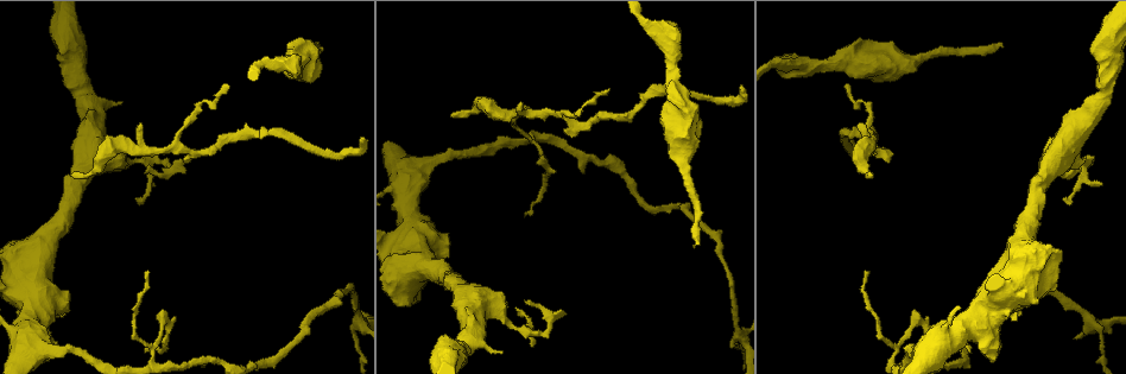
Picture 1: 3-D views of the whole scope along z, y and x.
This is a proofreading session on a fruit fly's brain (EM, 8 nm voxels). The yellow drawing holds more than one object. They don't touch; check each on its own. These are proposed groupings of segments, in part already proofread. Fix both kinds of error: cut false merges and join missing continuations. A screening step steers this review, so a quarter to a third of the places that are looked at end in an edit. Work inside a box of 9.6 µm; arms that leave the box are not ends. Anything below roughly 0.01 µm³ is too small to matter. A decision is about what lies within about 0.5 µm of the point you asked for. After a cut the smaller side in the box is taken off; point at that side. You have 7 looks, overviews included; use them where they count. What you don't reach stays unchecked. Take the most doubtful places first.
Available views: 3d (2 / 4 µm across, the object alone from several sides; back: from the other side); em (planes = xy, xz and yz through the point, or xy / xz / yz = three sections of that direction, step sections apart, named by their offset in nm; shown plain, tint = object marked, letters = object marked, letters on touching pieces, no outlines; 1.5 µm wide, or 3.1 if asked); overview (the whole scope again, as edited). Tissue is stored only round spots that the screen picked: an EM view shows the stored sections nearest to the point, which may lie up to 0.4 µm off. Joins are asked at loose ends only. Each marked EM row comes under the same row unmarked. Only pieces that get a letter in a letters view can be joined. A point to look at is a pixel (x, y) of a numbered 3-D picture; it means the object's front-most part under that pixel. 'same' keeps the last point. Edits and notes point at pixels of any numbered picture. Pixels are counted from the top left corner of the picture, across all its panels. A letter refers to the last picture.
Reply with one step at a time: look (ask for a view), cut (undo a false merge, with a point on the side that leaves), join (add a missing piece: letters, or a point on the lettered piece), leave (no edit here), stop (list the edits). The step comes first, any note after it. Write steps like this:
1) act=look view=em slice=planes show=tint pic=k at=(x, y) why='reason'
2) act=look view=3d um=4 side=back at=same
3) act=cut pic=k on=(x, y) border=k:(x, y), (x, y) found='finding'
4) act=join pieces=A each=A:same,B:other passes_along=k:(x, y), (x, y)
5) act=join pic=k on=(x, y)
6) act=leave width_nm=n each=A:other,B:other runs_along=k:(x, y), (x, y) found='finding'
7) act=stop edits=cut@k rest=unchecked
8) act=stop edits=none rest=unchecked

act=look view=em slice=xy step=4 show=letters pic=1 at=(692, 246) why='end of a long branch'

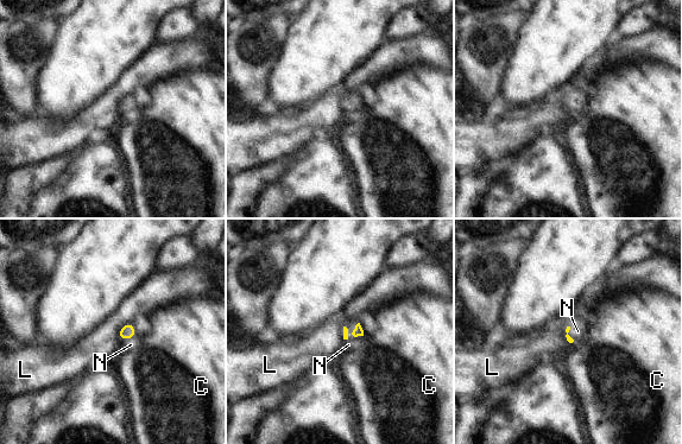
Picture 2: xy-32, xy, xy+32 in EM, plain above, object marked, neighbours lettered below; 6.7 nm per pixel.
act=join pieces=N each=C:other,L:other,N:same passes_along=2:(358, 331), (353, 332), (348, 344) found='it goes on there'

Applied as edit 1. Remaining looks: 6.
act=look view=overview

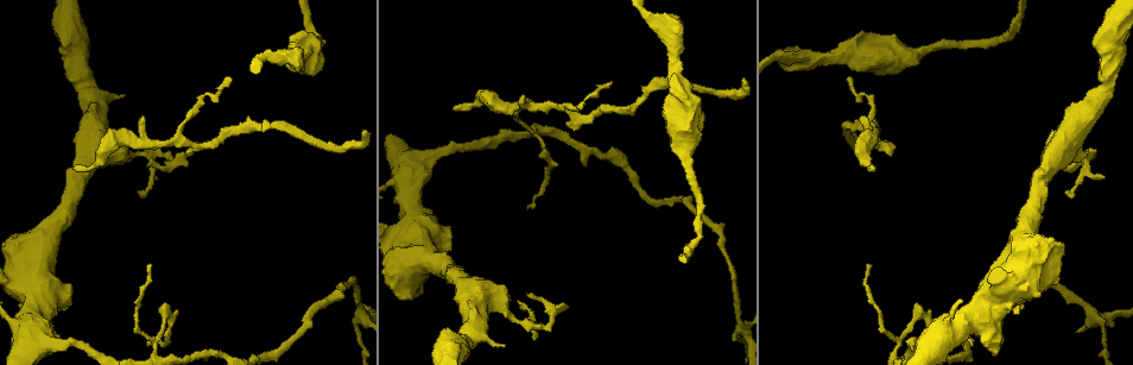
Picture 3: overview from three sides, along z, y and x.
act=look view=em slice=yz step=4 show=letters pic=3 at=(525, 95) why='an open end'

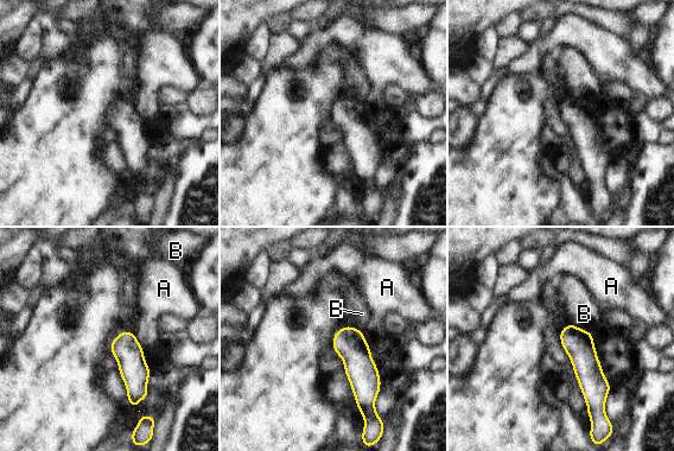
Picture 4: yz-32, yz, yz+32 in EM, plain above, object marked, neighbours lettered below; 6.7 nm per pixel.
act=look view=em slice=planes show=letters at=same

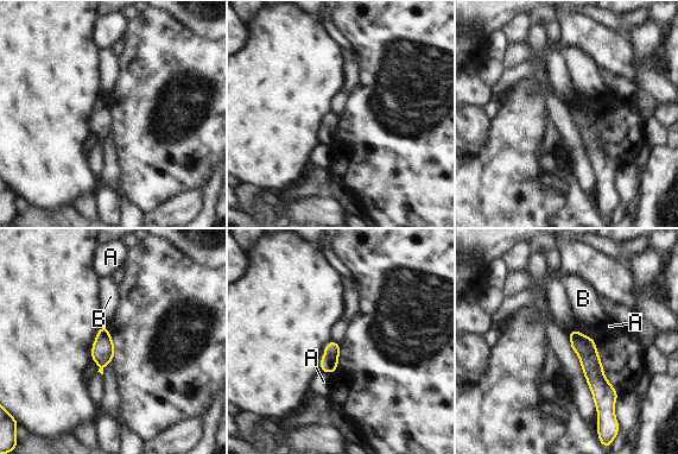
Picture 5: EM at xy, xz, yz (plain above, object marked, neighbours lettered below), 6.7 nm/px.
act=leave each=A:other,B:other border=5:(103, 325), (107, 328) found='no lettered piece goes on from it'

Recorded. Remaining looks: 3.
act=look view=em slice=planes show=letters pic=3 at=(453, 108) why='free end'

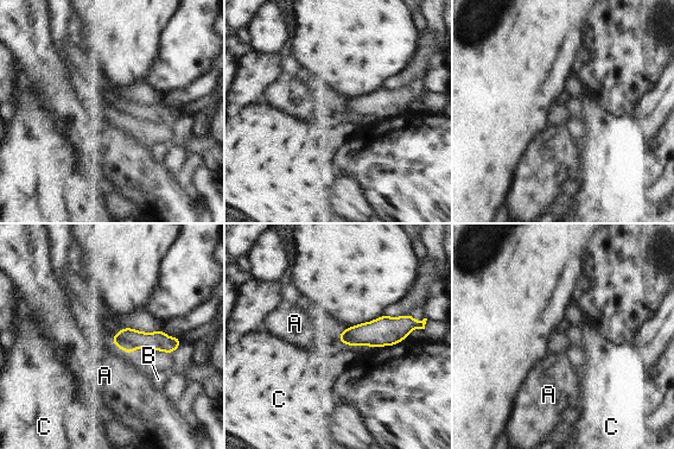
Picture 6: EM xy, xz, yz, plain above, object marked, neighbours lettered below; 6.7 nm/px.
act=leave each=A:other,B:other,C:other border=6:(109, 337), (119, 348), (131, 354) found='none of them fits'

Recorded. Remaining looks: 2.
act=stop edits=join@2 rest=unchecked

